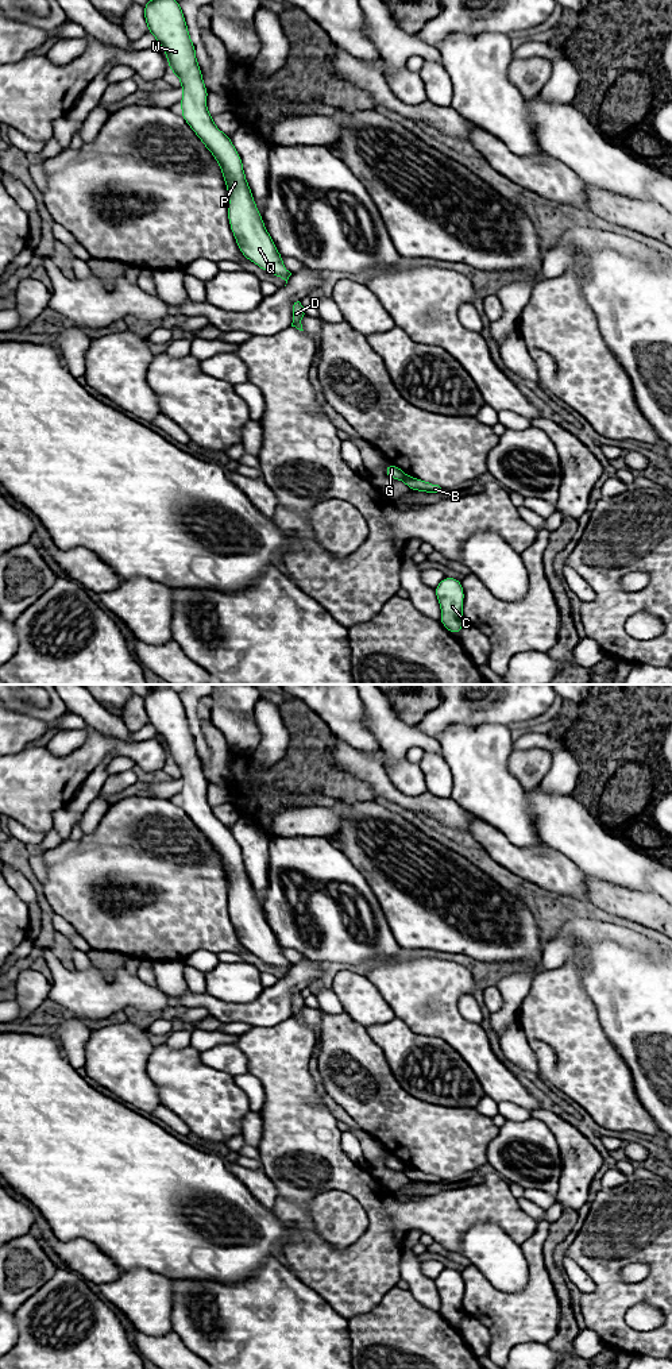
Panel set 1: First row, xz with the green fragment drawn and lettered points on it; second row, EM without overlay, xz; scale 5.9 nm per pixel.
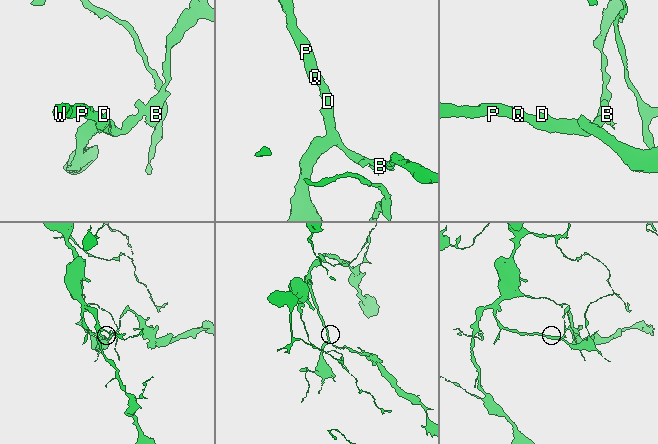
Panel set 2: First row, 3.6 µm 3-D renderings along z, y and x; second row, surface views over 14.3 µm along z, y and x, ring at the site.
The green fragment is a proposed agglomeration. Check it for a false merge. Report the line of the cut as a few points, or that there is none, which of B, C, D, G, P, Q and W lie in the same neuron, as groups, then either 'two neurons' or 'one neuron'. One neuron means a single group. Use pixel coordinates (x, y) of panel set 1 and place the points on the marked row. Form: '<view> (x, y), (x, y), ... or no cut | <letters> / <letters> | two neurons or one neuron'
xz (408, 475), (402, 479) | B / C D G P Q W | two neurons

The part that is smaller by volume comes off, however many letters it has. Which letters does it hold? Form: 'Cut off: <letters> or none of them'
Cut off: B

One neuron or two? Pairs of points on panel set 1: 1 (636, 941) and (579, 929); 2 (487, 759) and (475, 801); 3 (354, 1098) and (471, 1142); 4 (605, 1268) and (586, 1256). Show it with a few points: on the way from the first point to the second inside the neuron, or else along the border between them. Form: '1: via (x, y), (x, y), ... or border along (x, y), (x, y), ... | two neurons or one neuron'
1: via (622, 936), (614, 932), (593, 930) | one neuron
2: via (481, 770), (481, 790) | one neuron
3: via (383, 1109), (418, 1134), (441, 1141) | one neuron
4: via (601, 1264), (590, 1256) | one neuron

